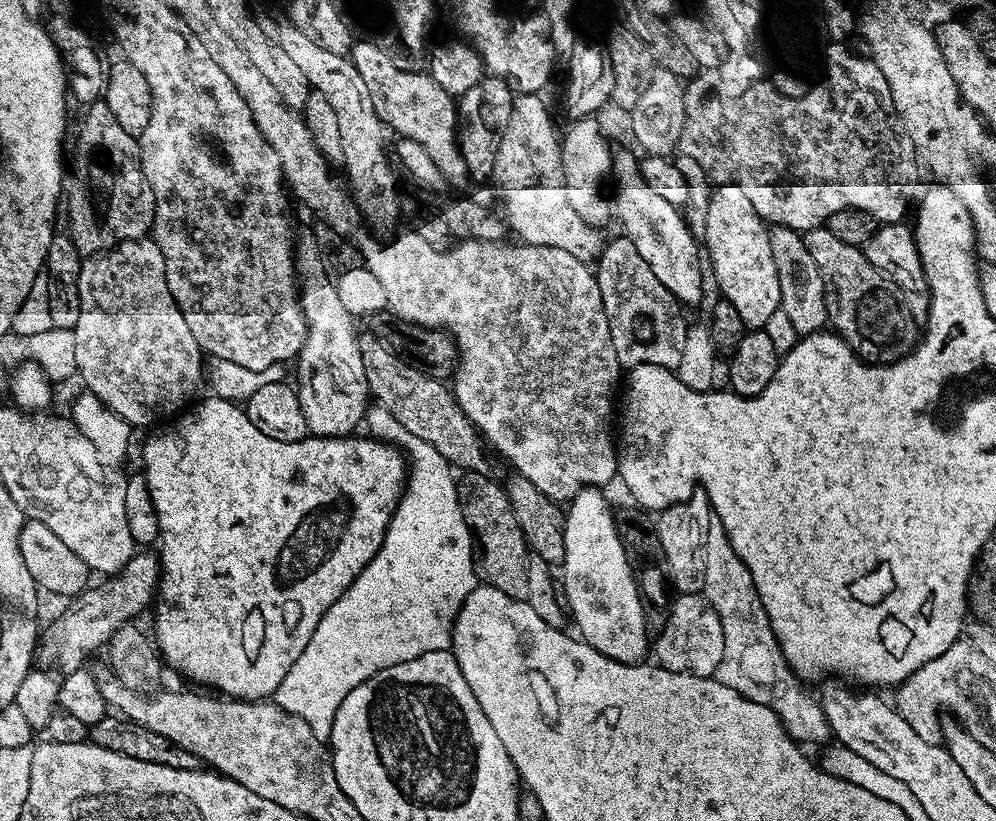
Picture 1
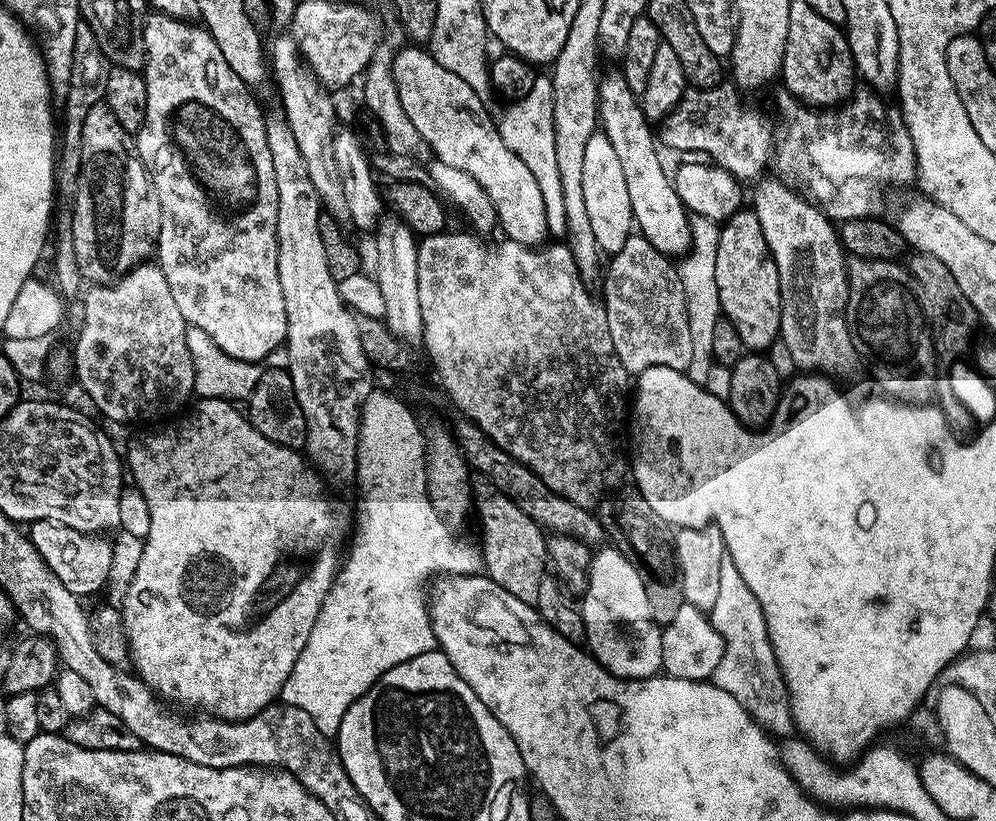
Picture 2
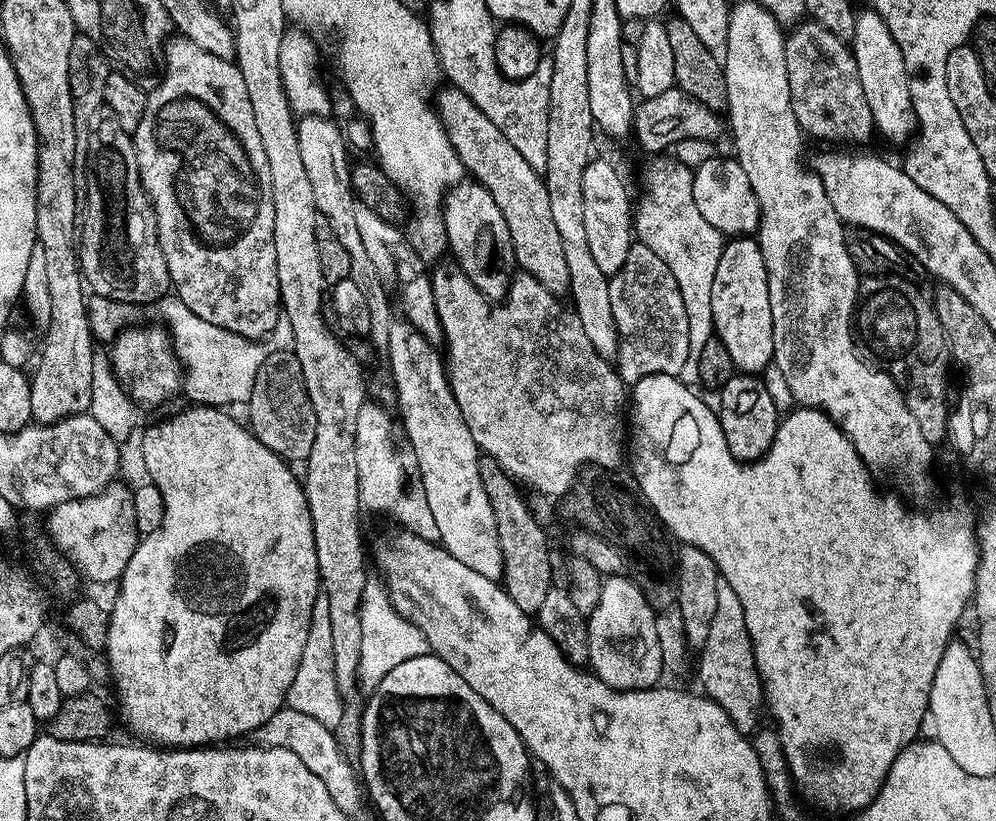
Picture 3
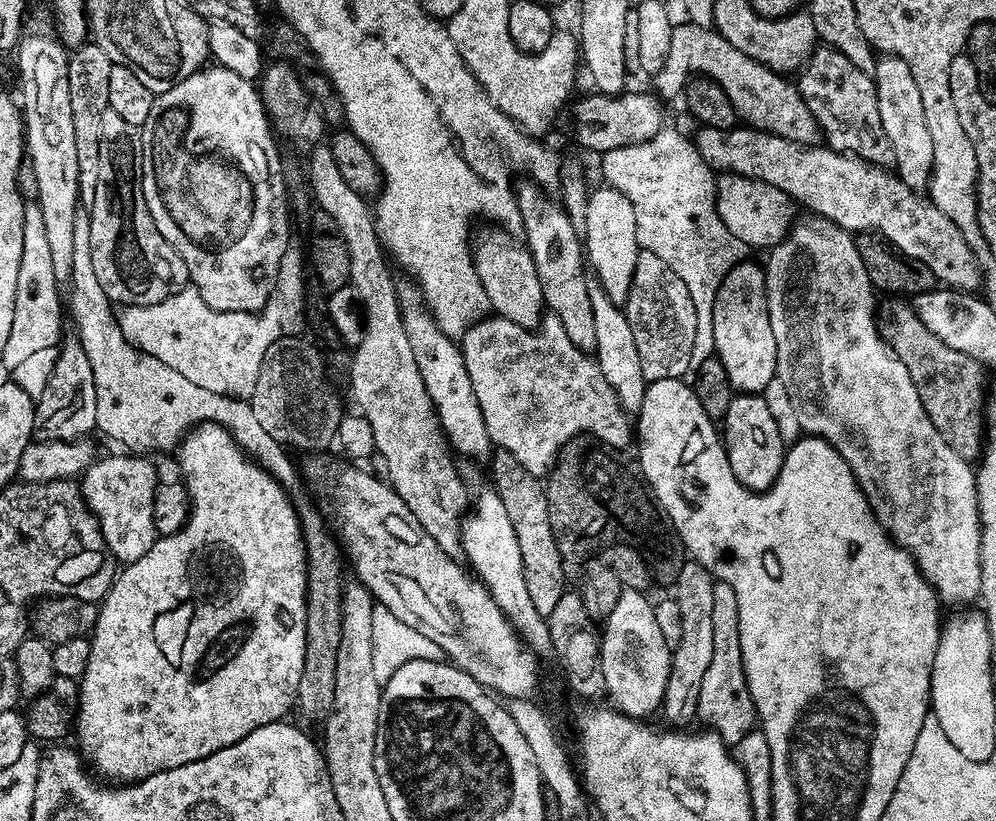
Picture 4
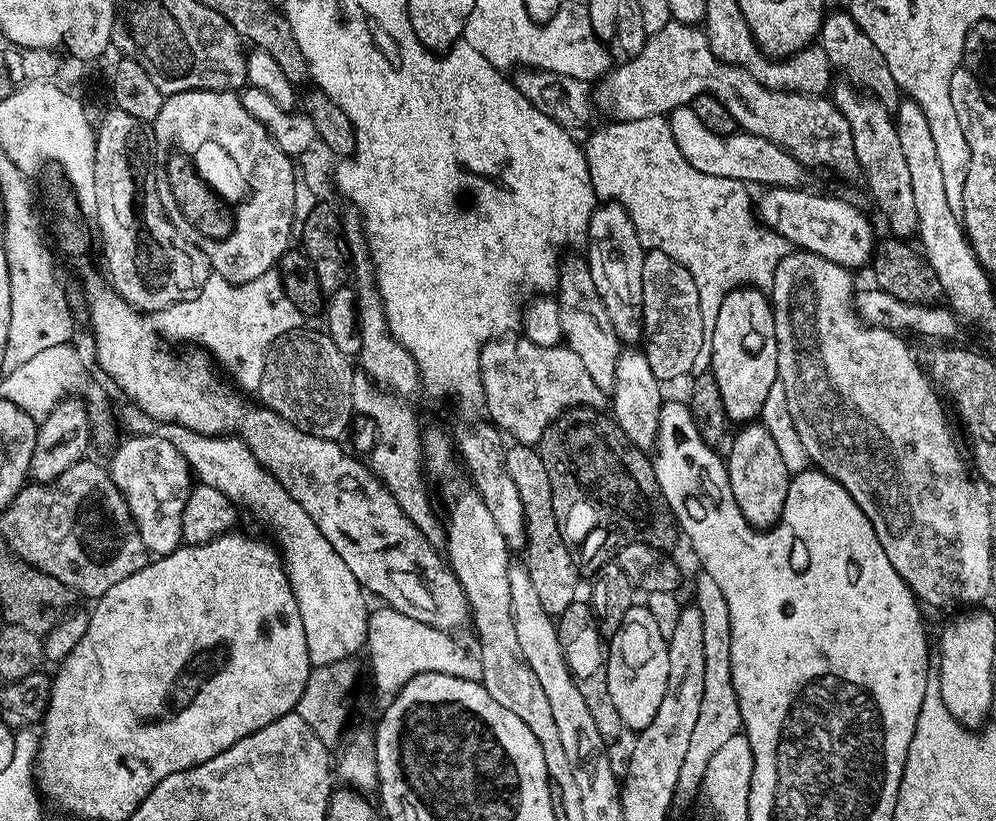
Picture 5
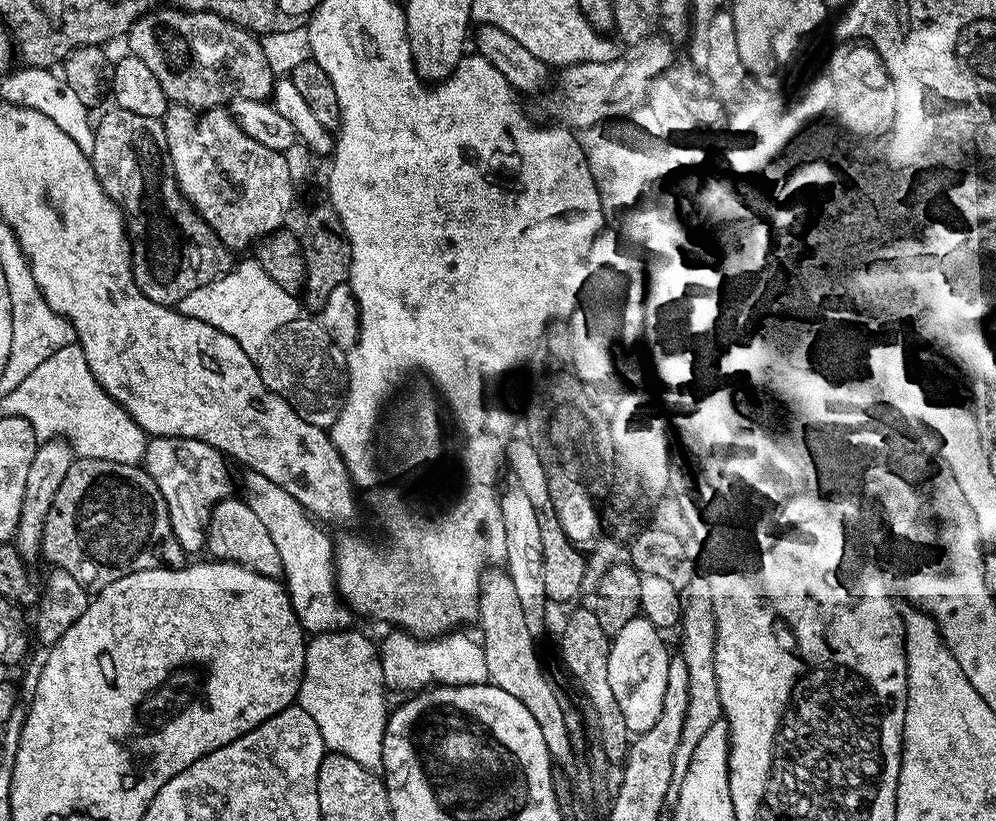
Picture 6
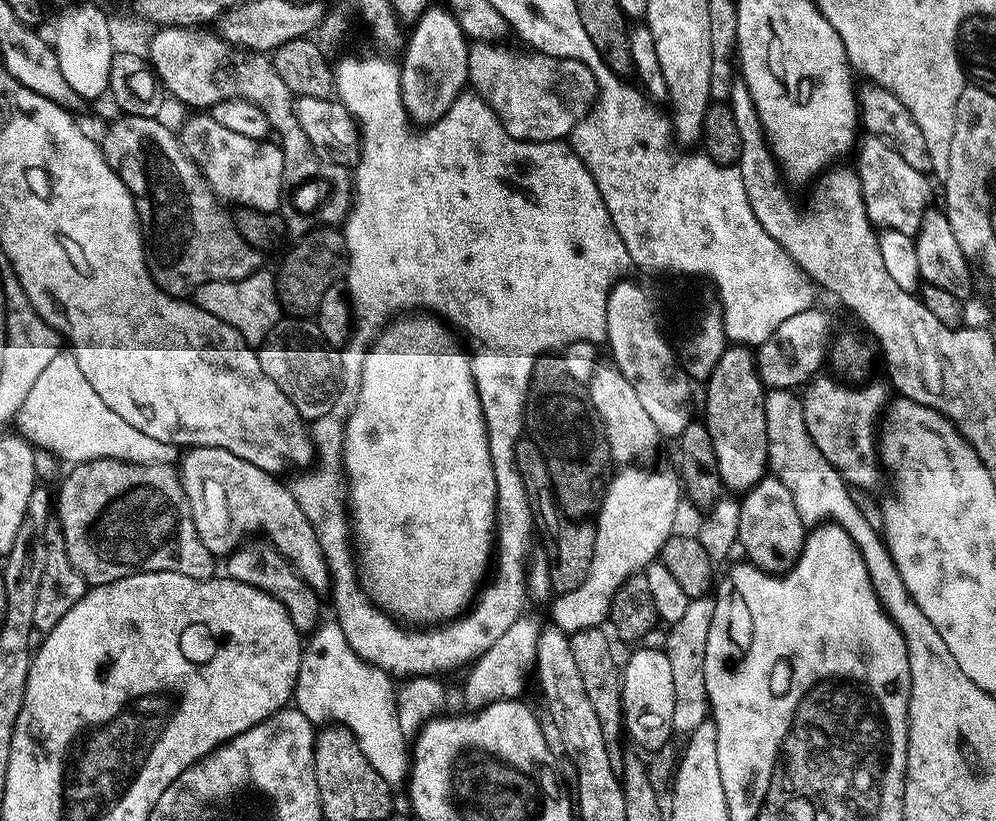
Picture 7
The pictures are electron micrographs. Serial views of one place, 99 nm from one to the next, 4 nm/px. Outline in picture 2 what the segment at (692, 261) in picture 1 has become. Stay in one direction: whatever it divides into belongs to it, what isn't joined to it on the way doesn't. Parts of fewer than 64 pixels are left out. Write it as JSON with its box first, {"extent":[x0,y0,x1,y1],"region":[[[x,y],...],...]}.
{"extent":[598,71,692,257],"region":[[[623,71],[608,72],[605,76],[603,73],[599,77],[598,124],[618,153],[626,177],[626,191],[630,193],[632,219],[639,235],[646,237],[650,246],[654,246],[654,250],[662,255],[683,257],[692,246],[690,213],[678,198],[669,173],[668,176],[664,173],[664,164],[660,161],[661,149],[653,125],[644,116],[641,101],[632,93],[630,86],[626,86]]]}

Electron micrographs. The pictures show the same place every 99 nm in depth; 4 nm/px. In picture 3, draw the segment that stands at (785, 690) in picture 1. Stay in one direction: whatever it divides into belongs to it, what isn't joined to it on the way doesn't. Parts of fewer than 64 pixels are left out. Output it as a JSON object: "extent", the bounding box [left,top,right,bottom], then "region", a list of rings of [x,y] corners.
{"extent":[698,579,766,734],"region":[[[719,579],[717,586],[718,608],[710,624],[710,636],[698,652],[700,684],[704,687],[701,689],[703,695],[722,706],[722,710],[726,710],[736,729],[745,734],[752,734],[761,723],[760,715],[765,715],[766,712],[764,684],[760,680],[752,639],[746,630],[746,614],[742,610],[742,602],[738,602],[738,594],[734,594],[734,590],[730,590],[724,580]]]}

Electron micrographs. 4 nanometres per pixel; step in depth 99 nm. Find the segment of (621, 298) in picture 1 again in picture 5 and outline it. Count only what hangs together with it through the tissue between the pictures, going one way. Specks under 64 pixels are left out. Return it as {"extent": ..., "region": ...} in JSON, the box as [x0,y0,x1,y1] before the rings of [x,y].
{"extent":[642,251,706,382],"region":[[[645,251],[642,262],[642,351],[646,362],[650,362],[650,370],[662,382],[676,380],[679,376],[691,373],[694,369],[694,358],[698,358],[698,350],[706,346],[702,338],[702,309],[698,307],[698,289],[694,286],[694,278],[674,258],[661,252]]]}

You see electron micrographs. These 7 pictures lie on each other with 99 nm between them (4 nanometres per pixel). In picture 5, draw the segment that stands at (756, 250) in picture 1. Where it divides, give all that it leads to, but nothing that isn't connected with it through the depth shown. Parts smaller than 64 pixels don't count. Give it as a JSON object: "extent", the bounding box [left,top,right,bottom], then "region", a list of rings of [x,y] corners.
{"extent":[710,286,778,421],"region":[[[751,286],[730,290],[718,309],[710,347],[710,371],[718,386],[725,417],[729,421],[755,421],[764,411],[770,390],[778,384],[778,346],[771,299],[761,289]]]}

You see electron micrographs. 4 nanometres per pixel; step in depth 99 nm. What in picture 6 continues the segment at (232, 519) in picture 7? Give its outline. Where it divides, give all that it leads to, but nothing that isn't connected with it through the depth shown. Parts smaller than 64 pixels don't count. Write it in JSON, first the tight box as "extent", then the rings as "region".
{"extent":[142,436,230,555],"region":[[[156,436],[148,440],[142,466],[154,478],[167,506],[172,532],[187,555],[205,547],[205,521],[213,504],[229,497],[230,474],[225,457],[198,439]]]}

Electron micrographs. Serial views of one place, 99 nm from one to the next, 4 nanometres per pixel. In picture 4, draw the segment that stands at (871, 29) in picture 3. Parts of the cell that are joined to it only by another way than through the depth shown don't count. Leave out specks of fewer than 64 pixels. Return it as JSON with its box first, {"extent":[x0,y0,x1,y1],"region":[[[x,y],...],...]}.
{"extent":[874,54,934,193],"region":[[[887,54],[877,59],[874,79],[878,111],[896,158],[895,171],[902,183],[915,192],[923,193],[932,178],[934,141],[930,139],[930,129],[926,127],[926,110],[922,110],[922,94],[918,94],[918,82],[914,82],[914,74],[910,74],[910,66],[906,66],[906,62]]]}

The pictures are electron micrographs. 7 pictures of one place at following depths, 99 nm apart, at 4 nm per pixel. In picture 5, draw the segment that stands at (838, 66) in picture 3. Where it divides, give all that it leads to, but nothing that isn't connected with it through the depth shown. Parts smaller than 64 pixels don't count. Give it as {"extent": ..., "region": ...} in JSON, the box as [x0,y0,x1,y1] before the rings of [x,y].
{"extent":[830,82,919,239],"region":[[[847,82],[833,85],[830,100],[851,130],[857,165],[866,170],[870,192],[891,230],[889,233],[897,239],[913,239],[919,231],[918,210],[915,209],[914,190],[911,189],[910,169],[903,157],[902,142],[891,111],[874,96]]]}

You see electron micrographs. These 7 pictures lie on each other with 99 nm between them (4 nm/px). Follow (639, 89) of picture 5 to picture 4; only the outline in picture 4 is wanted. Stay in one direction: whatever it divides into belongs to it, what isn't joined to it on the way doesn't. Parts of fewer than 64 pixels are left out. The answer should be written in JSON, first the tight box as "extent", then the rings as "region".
{"extent":[654,22,818,146],"region":[[[691,22],[683,23],[675,25],[665,65],[654,75],[654,92],[661,101],[669,102],[676,95],[677,99],[685,91],[691,76],[716,80],[718,86],[726,90],[726,98],[730,98],[730,102],[736,107],[737,117],[741,121],[757,130],[785,136],[796,144],[808,146],[813,143],[812,135],[817,135],[818,132],[816,120],[791,79],[779,72],[770,71],[766,65],[730,46],[730,42],[726,42],[726,38],[722,38],[715,27],[703,28]]]}

